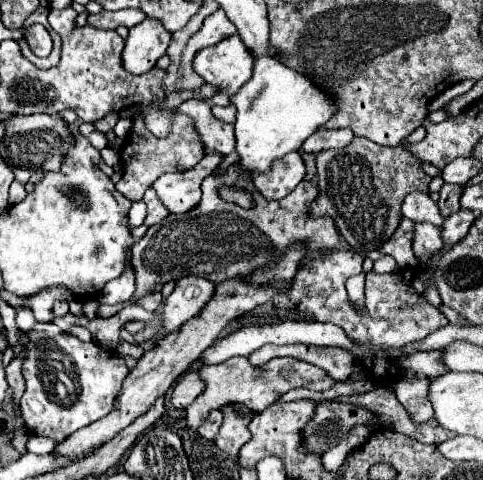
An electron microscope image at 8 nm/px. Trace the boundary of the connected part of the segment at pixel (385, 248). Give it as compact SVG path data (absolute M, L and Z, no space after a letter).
M407 217L401 219L397 231L379 247L383 255L391 255L401 269L415 267L415 255L411 251L411 237L413 237L413 221Z

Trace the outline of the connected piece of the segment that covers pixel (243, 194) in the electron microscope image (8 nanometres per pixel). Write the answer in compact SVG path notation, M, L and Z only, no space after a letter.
M221 187L221 189L219 189L219 197L221 197L223 201L235 203L235 205L239 205L239 207L253 207L253 205L255 205L253 197L251 197L245 189L241 189L241 187Z

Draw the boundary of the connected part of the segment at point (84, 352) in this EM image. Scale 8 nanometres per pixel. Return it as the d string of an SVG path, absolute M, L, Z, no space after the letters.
M35 323L27 333L29 343L25 345L25 359L23 359L23 379L25 379L25 393L21 397L21 415L25 427L43 437L51 437L55 441L67 439L67 435L75 433L81 427L91 425L93 421L105 417L115 401L115 395L121 391L121 383L127 377L127 365L115 351L105 351L97 343L81 341L71 333L59 331L55 323Z

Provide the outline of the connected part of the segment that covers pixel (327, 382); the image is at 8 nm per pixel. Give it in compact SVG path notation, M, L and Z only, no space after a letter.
M233 357L227 359L219 365L209 365L199 369L199 373L203 375L203 381L207 383L203 395L199 395L199 399L195 399L195 403L191 403L189 407L189 419L187 425L189 429L195 429L199 425L199 419L203 419L203 415L207 415L207 411L219 409L227 403L243 403L249 409L253 409L255 413L261 413L263 409L267 409L271 403L275 403L281 395L285 395L291 389L297 387L307 387L307 389L315 389L315 391L325 391L329 389L335 381L327 375L327 371L323 371L321 367L315 367L311 363L293 359L293 357L277 357L271 359L269 363L265 363L263 367L251 367L247 357Z

